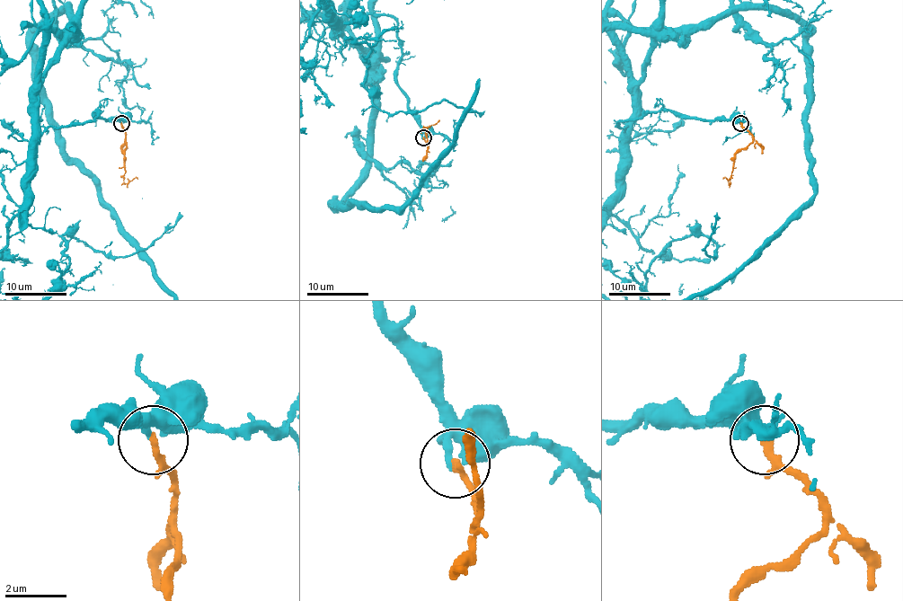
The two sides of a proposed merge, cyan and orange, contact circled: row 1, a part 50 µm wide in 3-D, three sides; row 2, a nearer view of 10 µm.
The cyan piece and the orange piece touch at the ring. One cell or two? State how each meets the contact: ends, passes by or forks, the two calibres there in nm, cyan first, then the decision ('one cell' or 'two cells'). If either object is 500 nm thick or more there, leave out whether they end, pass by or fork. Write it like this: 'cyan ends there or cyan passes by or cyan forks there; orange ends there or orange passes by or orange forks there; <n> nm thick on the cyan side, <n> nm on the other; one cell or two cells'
cyan ends there; orange passes by; 240 nm thick on the cyan side, 180 nm on the other; one cell

